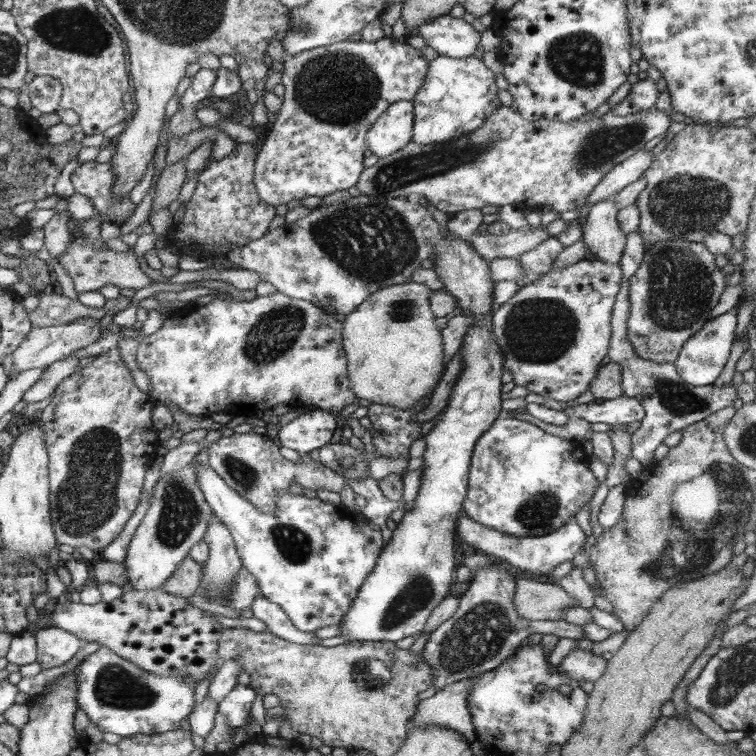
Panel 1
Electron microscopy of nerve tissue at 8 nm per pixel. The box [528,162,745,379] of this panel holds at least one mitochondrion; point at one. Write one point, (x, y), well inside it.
(680, 287)

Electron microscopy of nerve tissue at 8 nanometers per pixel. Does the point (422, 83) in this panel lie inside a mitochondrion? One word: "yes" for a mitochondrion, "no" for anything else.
no

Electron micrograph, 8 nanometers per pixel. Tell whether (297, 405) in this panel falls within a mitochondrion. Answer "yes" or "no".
no

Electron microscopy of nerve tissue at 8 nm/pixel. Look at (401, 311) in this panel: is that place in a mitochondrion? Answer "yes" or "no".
yes

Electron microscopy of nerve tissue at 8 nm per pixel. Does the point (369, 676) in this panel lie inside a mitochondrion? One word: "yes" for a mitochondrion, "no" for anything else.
yes

